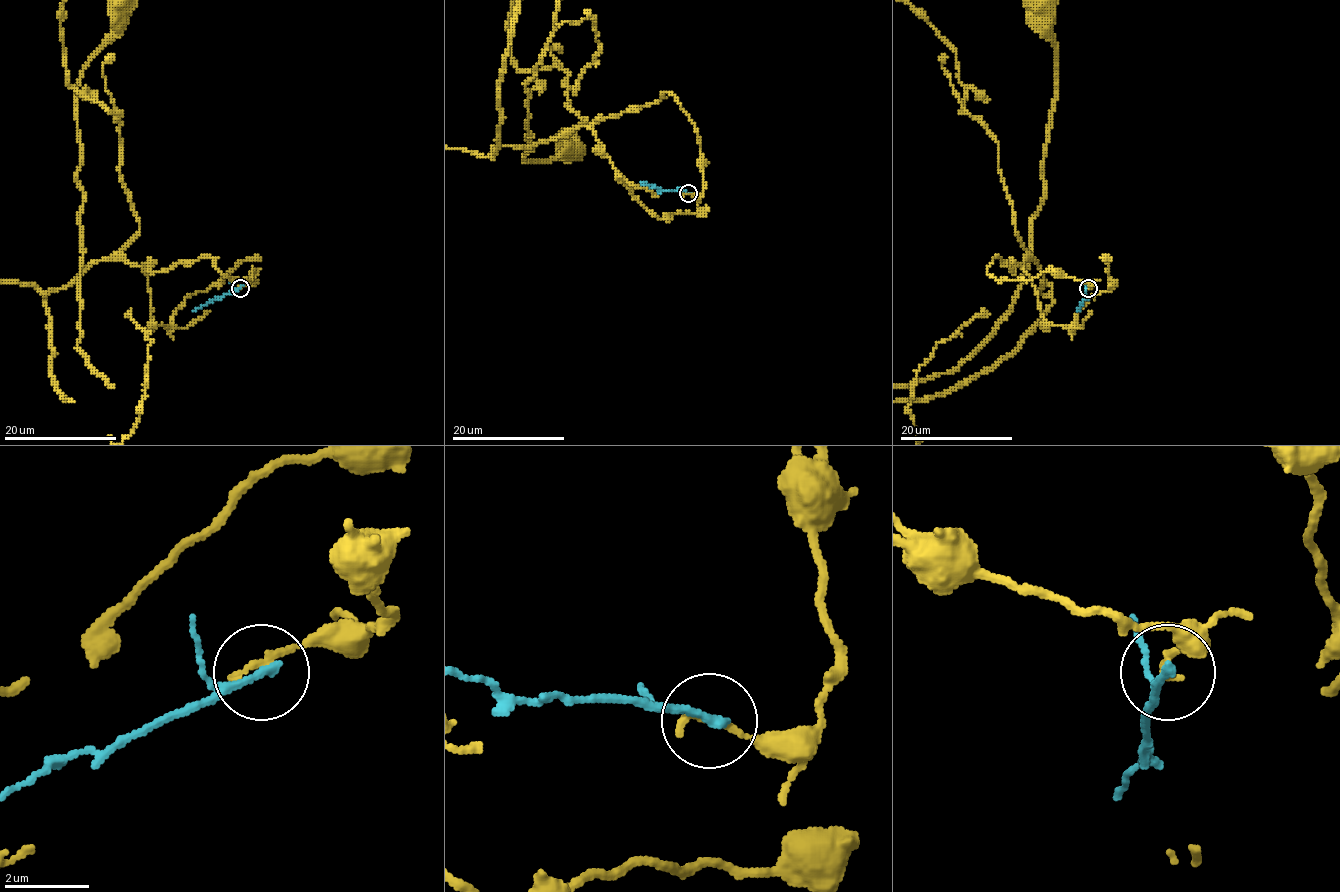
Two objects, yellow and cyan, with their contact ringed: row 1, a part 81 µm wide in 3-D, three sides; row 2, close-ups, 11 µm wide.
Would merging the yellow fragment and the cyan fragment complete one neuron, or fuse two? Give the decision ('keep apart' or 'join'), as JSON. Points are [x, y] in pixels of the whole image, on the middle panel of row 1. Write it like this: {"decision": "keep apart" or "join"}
{"decision": "keep apart"}

